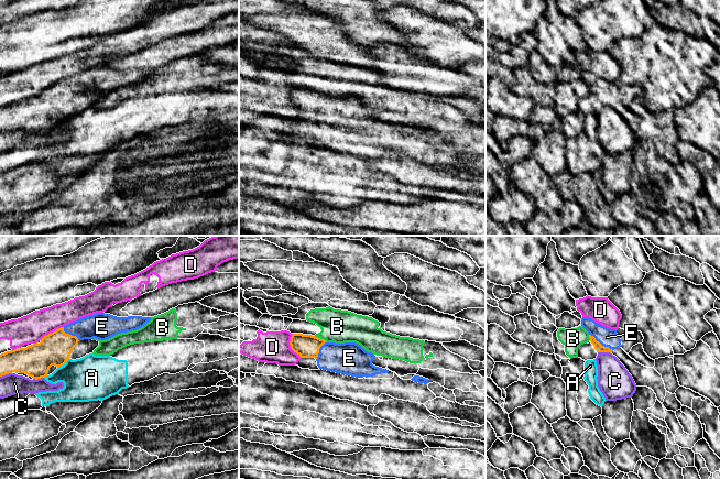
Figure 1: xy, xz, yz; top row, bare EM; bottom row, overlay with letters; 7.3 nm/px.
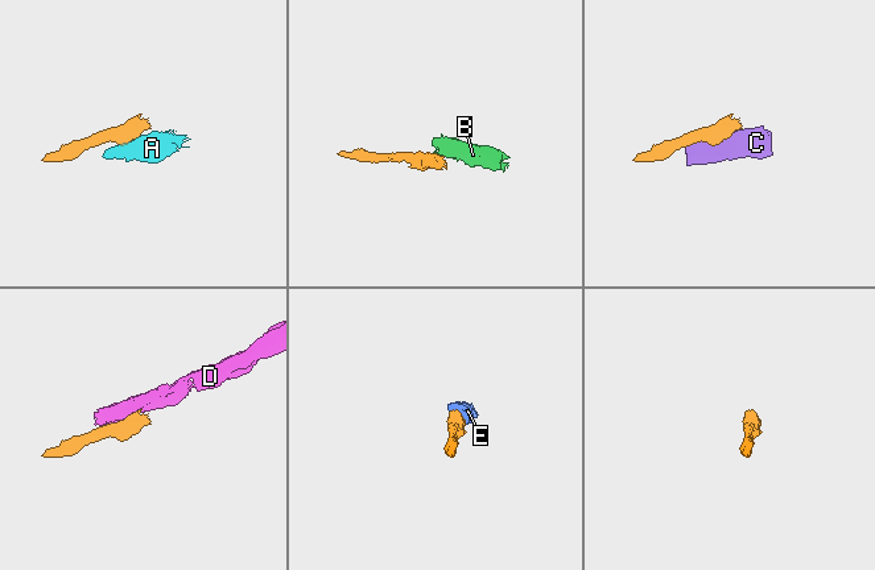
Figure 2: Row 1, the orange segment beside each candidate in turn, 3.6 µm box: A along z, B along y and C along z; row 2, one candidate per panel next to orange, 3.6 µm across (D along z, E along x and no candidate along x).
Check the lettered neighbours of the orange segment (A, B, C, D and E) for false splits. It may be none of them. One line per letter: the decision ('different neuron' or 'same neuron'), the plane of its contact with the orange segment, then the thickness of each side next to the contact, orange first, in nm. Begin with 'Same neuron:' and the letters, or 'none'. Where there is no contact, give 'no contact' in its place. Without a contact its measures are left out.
Same neuron: E
A: different neuron | xy | 240/340 nm
B: different neuron | xz | 170/240 nm
C: different neuron | yz | 60/240 nm
D: different neuron | xz | 170/240 nm
E: same neuron | yz | 60/140 nm

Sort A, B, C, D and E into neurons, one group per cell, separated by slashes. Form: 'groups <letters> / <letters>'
groups A / B / C / D / E

